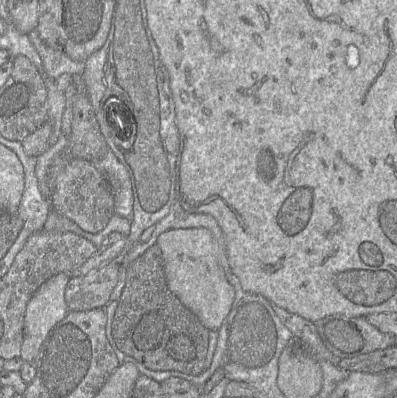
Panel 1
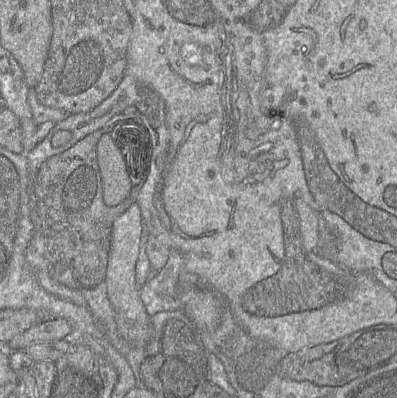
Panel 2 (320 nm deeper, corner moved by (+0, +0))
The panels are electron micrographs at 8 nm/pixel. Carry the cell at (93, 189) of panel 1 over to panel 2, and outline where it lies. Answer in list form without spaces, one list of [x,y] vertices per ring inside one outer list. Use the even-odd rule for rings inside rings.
[[[110,133],[103,134],[96,149],[103,185],[103,201],[109,207],[116,206],[127,198],[133,186],[129,173],[135,174],[130,153],[125,151],[124,144],[119,139],[121,134],[115,135],[118,141],[110,145]]]

